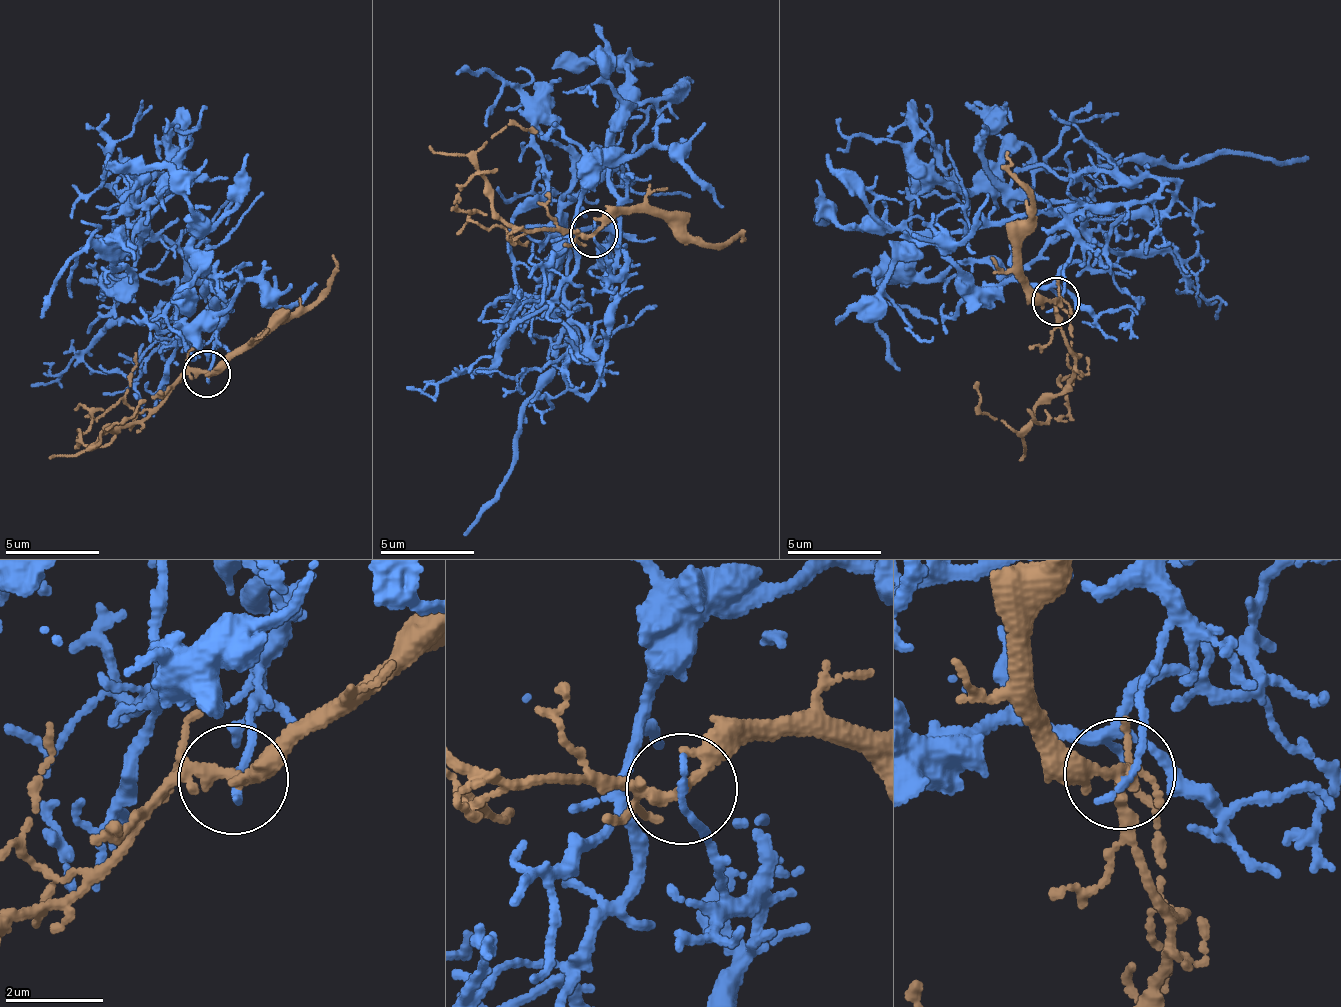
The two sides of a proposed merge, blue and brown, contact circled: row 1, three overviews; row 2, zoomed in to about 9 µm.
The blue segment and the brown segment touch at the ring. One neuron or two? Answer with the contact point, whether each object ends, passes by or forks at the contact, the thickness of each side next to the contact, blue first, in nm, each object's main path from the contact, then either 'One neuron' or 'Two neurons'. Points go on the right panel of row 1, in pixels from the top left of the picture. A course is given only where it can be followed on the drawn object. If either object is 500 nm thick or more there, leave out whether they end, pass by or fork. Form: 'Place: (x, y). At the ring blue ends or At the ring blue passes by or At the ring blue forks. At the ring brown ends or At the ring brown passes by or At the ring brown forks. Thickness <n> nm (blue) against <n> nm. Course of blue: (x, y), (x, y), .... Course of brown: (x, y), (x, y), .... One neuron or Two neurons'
Place: (1055, 301). At the ring blue ends. At the ring brown forks. Thickness 140 nm (blue) against 190 nm. Course of blue: (1054, 305), (1079, 213), (1159, 180), (1083, 179), (1082, 223), (1012, 271), (886, 284), (899, 369). Course of brown: (1054, 301), (1075, 366), (1059, 392), (1045, 393), (1029, 422), (1014, 429), (981, 410), (973, 381). One neuron

